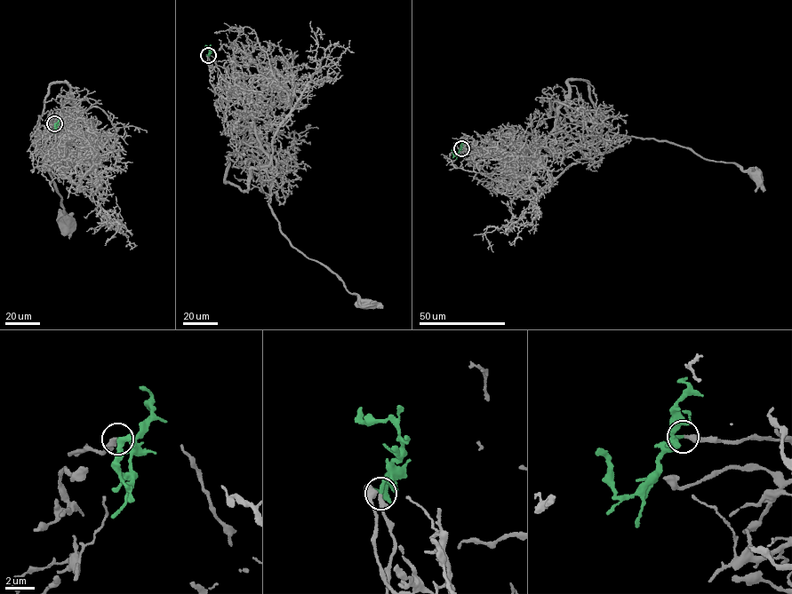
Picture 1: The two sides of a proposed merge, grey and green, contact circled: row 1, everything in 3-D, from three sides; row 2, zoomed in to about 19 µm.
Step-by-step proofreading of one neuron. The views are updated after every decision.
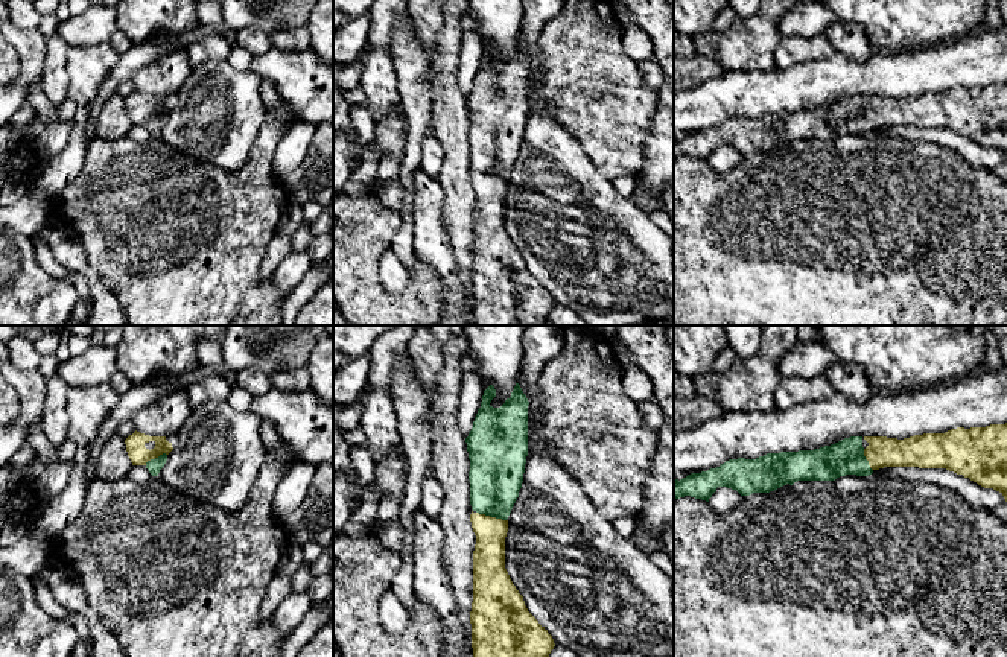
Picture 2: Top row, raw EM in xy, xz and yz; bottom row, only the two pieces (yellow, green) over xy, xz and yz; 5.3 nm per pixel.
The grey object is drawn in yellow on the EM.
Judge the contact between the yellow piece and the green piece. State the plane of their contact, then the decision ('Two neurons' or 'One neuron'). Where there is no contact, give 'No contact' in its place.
Touches yellow in xz. One neuron

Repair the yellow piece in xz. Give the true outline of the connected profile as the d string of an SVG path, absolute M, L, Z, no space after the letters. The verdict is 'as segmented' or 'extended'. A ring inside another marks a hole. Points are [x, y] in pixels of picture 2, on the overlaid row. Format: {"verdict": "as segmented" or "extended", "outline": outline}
{"verdict": "extended", "outline": "M519 383L511 397L500 408L490 403L496 397L496 389L490 385L482 395L481 408L473 421L473 427L465 438L470 459L470 522L476 535L473 551L473 602L470 611L473 657L549 657L555 643L552 636L528 611L523 596L513 584L505 569L505 537L508 532L508 516L519 497L523 482L525 464L528 456L528 398Z"}

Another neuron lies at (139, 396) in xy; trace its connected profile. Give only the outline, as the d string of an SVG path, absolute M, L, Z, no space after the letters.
M157 376L148 379L145 383L132 383L132 386L120 395L119 403L102 423L97 438L91 447L90 461L85 468L85 478L91 482L96 478L97 458L102 446L117 433L117 427L143 408L158 400L163 394L179 386L181 376Z

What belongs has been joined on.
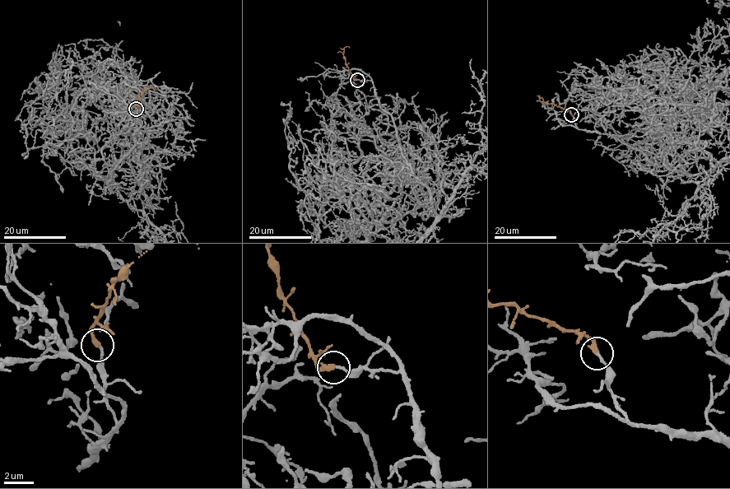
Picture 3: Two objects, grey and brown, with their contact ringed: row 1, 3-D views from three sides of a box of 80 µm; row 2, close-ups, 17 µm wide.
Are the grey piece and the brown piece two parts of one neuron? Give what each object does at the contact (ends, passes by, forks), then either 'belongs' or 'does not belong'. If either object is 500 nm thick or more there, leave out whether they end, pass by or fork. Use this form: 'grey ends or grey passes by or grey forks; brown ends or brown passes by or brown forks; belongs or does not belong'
grey ends; brown ends; belongs

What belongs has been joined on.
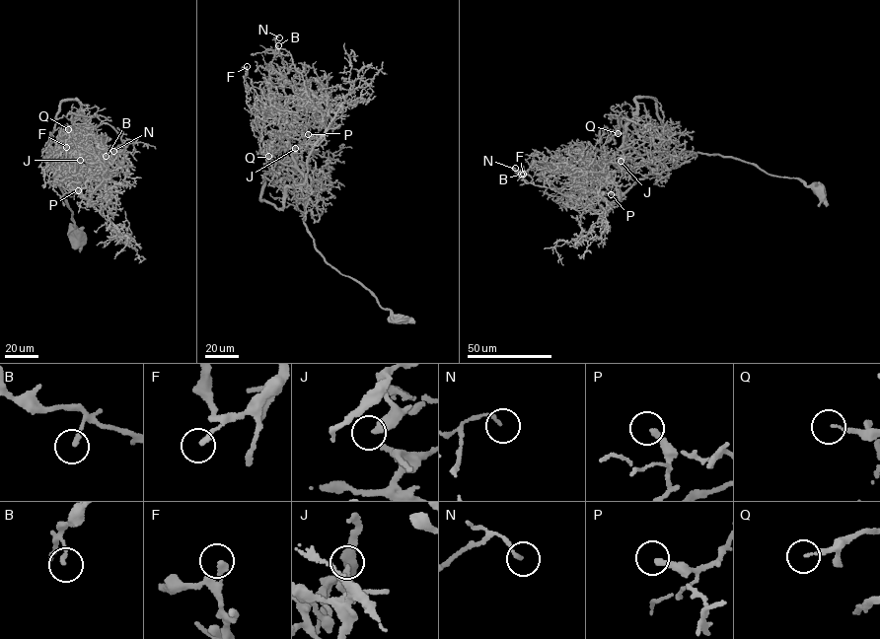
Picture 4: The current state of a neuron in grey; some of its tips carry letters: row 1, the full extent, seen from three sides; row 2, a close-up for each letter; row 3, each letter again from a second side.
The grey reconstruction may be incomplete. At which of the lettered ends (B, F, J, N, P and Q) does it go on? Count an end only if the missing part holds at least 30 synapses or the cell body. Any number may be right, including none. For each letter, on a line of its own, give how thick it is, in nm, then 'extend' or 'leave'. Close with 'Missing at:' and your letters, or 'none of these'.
B: calibre 160 nm; leave
F: calibre 240 nm; leave
J: calibre 340 nm; extend
N: calibre 120 nm; leave
P: calibre 240 nm; extend
Q: calibre 120 nm; extend
Missing at: J, P, Q

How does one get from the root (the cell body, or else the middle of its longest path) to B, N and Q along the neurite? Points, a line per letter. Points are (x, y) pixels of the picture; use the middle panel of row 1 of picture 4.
B: (400, 319), (315, 248), (304, 222), (307, 166), (326, 128), (291, 56), (281, 54), (278, 45)
N: (400, 319), (325, 260), (304, 222), (308, 159), (326, 128), (291, 56), (282, 54), (276, 46), (279, 37)
Q: (400, 319), (315, 248), (304, 222), (310, 178), (285, 155), (289, 146), (268, 156)

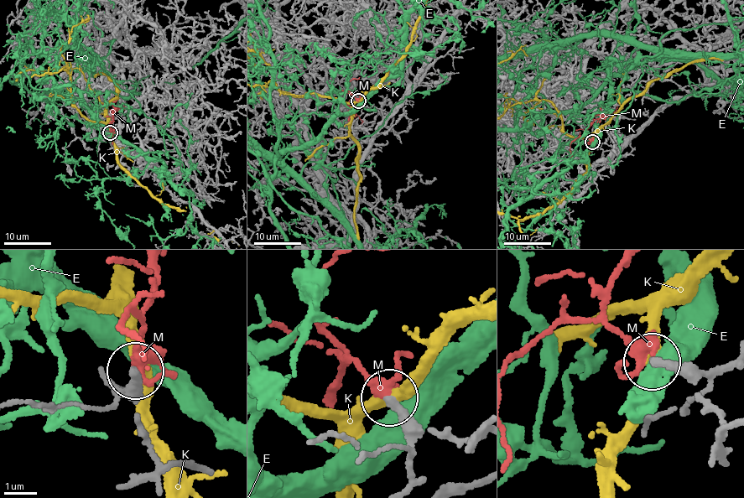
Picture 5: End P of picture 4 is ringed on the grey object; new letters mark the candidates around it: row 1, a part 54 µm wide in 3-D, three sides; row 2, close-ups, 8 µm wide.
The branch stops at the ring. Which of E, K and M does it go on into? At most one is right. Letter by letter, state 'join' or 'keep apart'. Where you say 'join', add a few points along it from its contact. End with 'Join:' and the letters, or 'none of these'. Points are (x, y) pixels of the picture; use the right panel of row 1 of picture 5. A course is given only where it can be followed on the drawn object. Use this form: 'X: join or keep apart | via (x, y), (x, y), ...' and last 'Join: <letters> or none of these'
E: keep apart
K: keep apart
M: join | via (592, 142), (585, 136), (590, 123), (615, 111), (618, 106)
Join: M

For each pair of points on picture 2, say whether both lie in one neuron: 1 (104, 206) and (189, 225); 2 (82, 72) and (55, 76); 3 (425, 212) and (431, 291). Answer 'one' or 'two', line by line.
1: one
2: two
3: two

